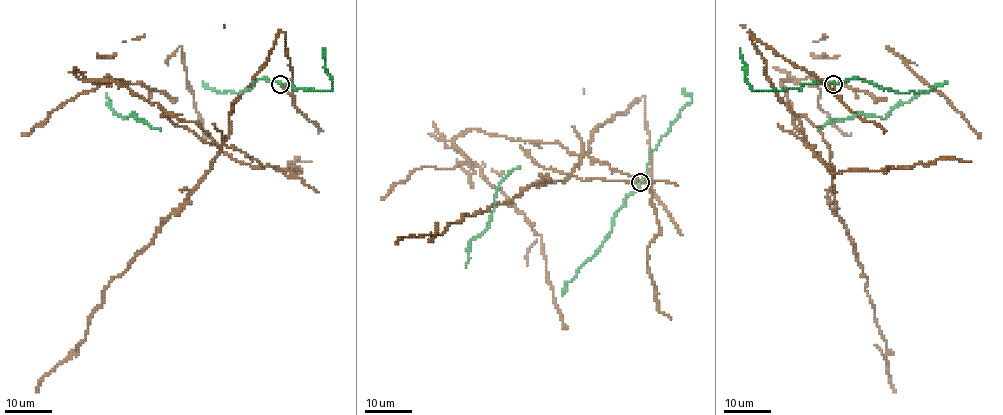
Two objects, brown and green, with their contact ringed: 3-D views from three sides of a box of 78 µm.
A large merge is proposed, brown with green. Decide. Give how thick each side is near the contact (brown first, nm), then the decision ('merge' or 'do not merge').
80/140 nm | do not merge

